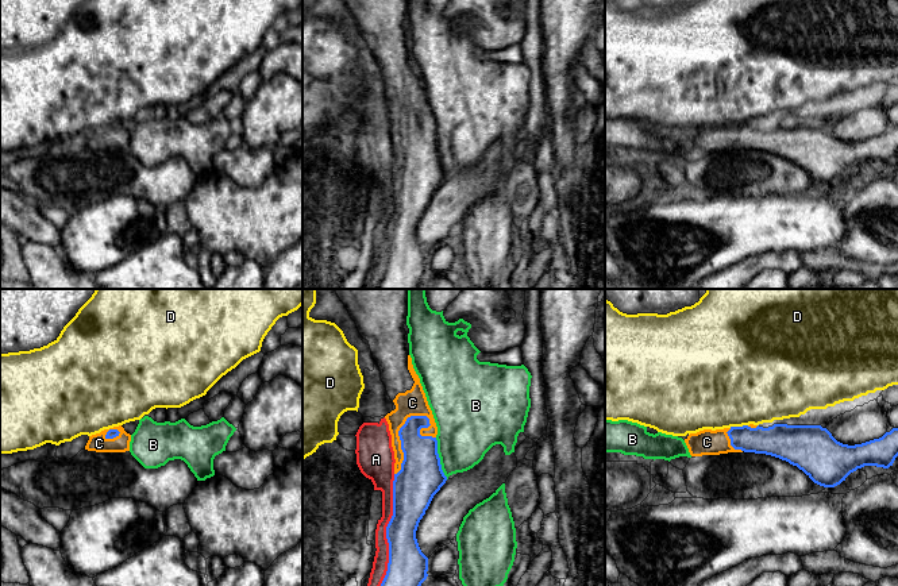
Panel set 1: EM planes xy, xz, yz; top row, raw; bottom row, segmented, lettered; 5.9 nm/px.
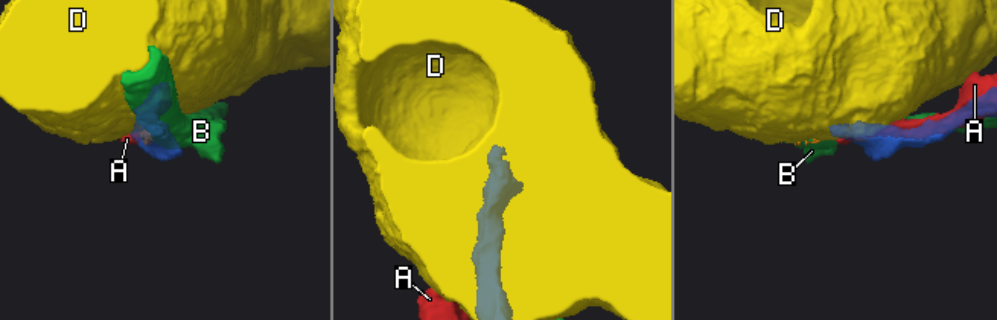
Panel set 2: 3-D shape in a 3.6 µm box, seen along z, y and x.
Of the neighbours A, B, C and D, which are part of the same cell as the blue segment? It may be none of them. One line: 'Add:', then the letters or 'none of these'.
Add: C

